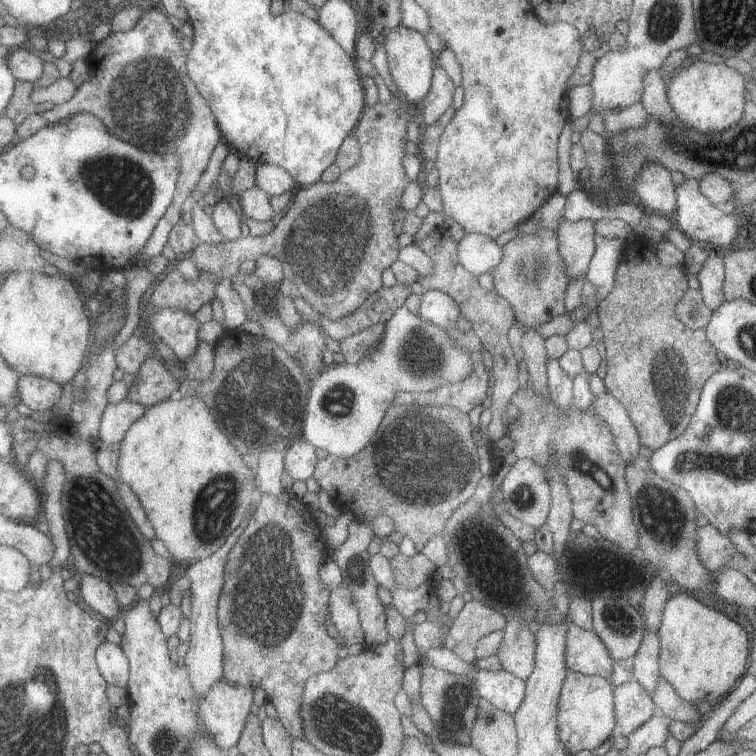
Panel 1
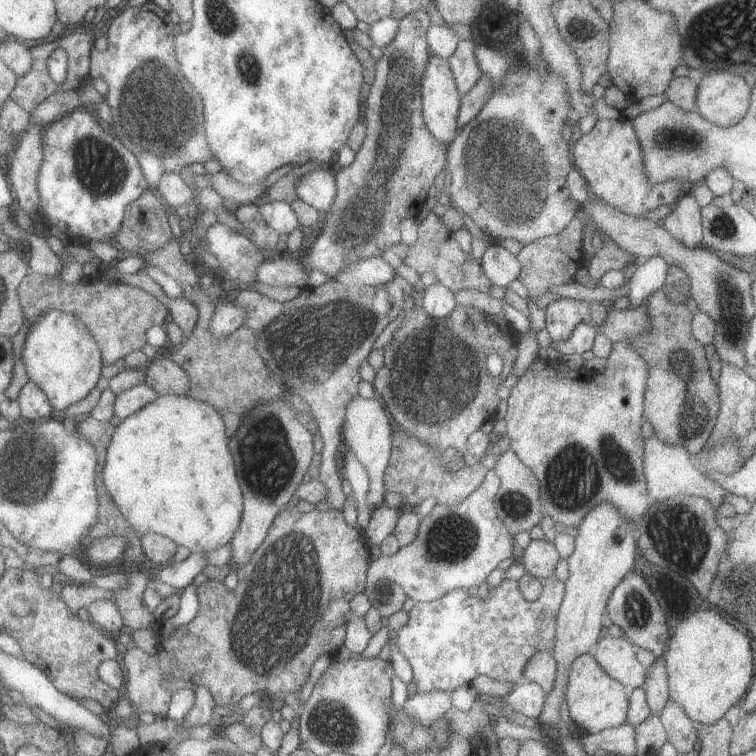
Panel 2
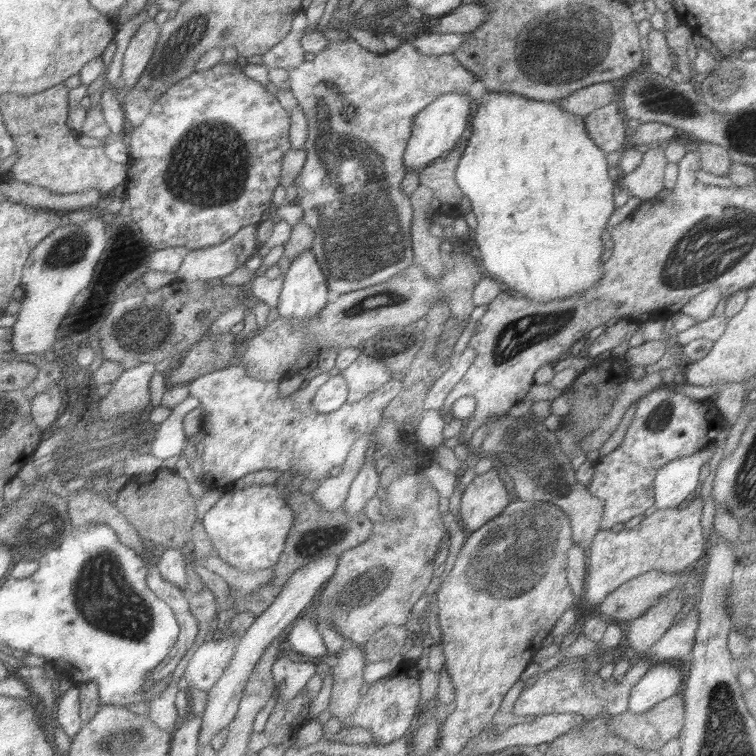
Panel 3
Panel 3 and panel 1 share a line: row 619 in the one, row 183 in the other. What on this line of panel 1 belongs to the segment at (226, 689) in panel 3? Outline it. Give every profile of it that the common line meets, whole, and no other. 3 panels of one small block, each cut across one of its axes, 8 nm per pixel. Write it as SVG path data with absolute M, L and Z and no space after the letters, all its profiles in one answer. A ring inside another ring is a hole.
M259 164L257 184L271 196L283 196L287 192L299 190L299 182L289 170L281 168L281 166L273 166L273 164Z

